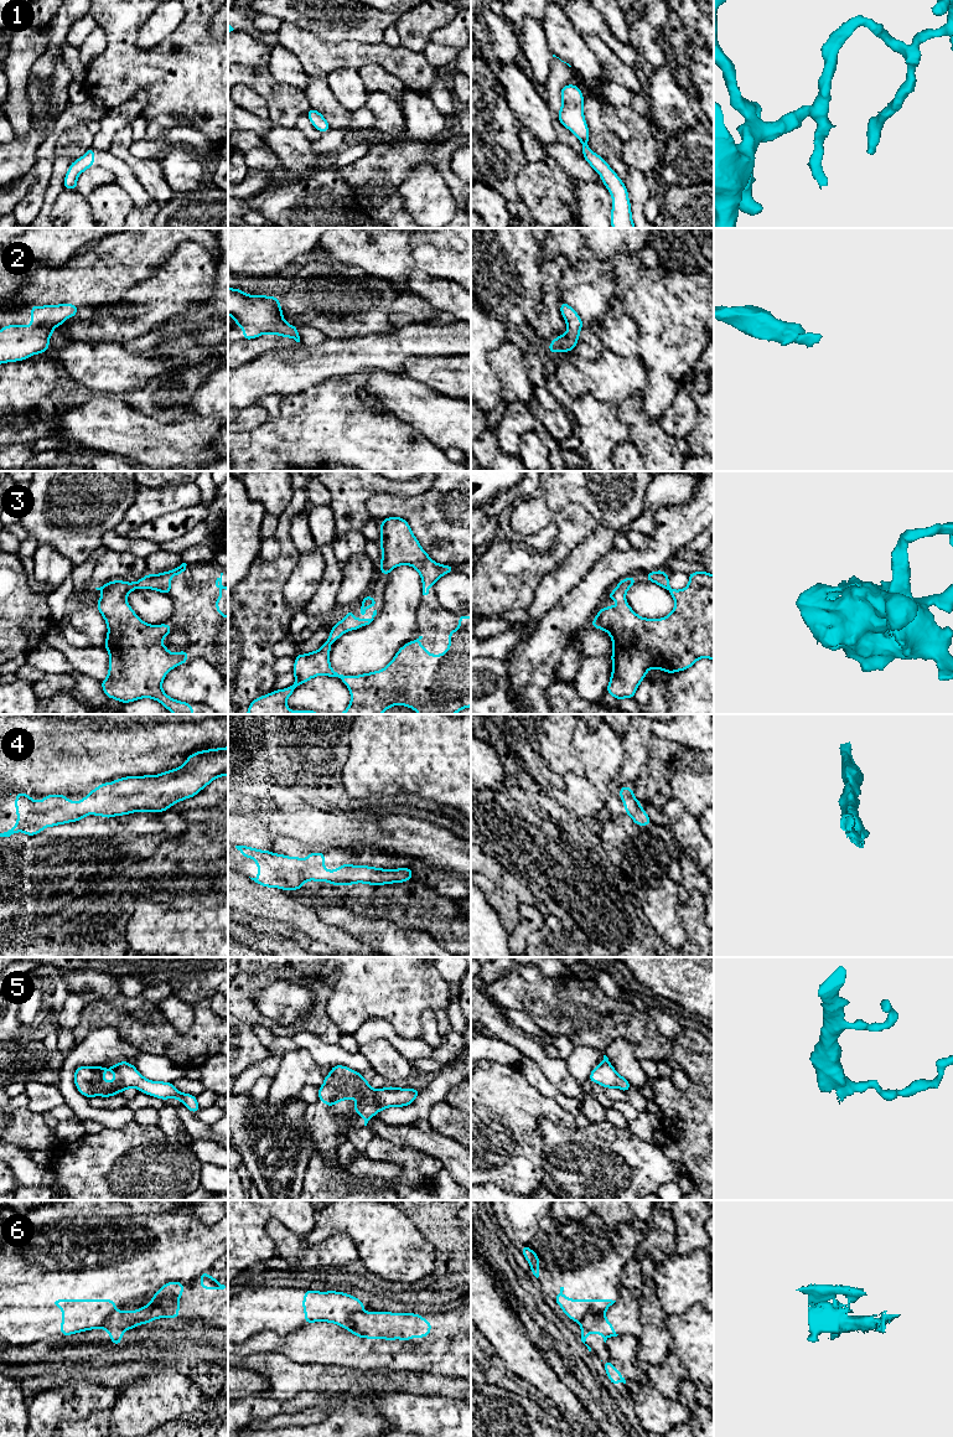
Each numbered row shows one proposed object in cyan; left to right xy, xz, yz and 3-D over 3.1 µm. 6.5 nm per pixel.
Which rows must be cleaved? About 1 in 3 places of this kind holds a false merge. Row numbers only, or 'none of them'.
6

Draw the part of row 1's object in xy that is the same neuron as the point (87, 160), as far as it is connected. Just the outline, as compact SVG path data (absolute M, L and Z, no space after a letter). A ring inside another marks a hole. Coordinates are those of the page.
M90 146L88 151L69 165L69 169L63 180L63 187L68 190L77 190L78 176L92 167L94 164L94 149Z

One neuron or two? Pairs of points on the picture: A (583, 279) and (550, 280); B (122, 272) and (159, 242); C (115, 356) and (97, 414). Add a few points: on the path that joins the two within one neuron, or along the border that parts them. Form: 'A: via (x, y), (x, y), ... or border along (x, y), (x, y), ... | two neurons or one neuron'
A: border along (563, 269), (559, 284), (562, 300), (559, 310) | two neurons
B: via (130, 263), (150, 243) | one neuron
C: border along (96, 392), (108, 392), (115, 396) | two neurons

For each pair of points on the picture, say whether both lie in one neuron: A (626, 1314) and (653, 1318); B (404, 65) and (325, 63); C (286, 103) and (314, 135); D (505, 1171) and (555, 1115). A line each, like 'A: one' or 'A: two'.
A: two
B: one
C: two
D: one

